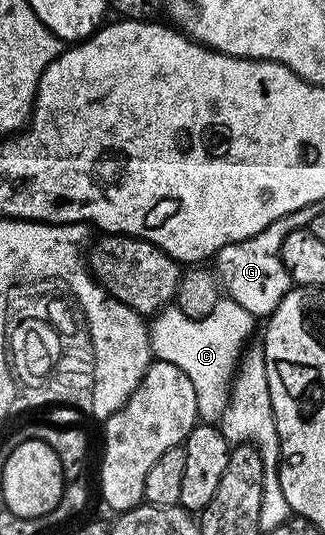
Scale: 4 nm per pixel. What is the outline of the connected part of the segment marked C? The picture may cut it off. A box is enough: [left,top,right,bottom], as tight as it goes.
[149,298,257,418]

